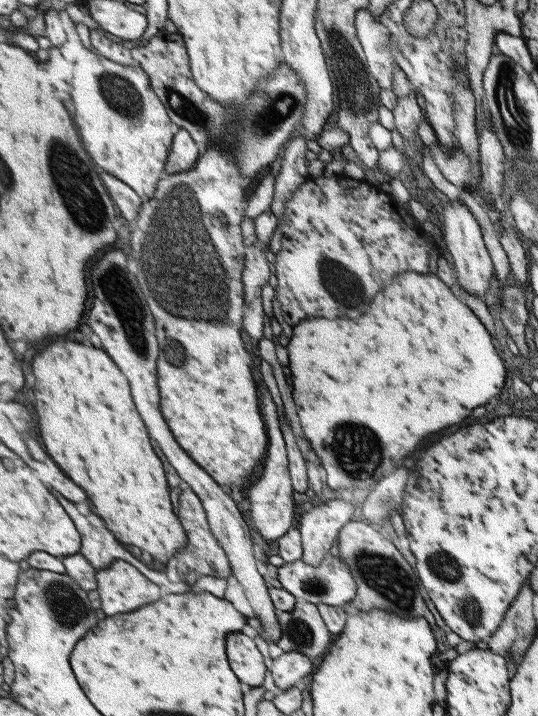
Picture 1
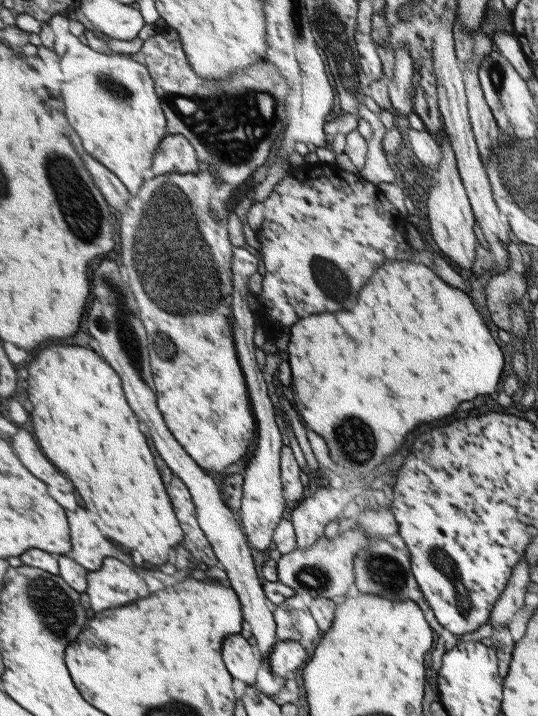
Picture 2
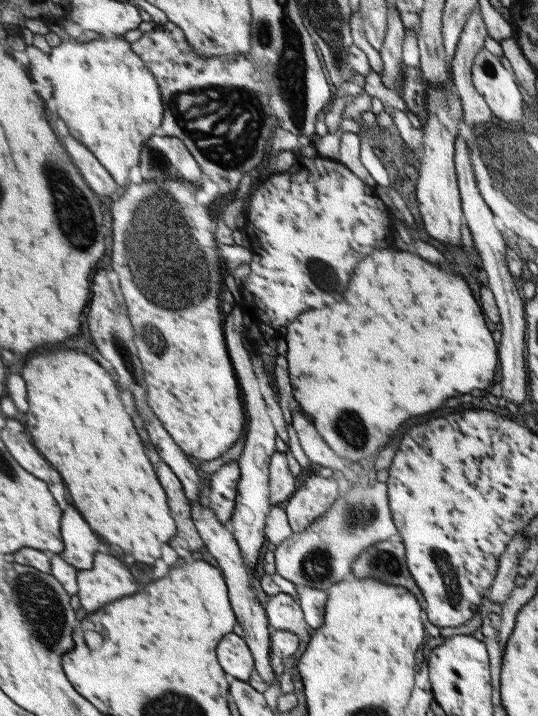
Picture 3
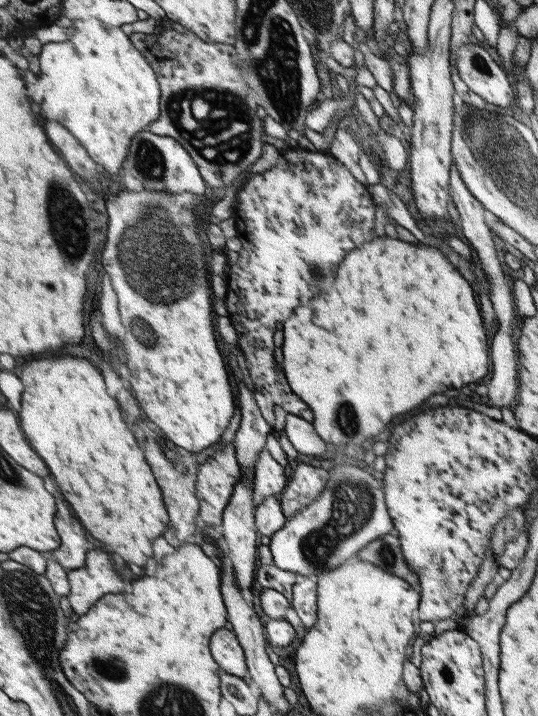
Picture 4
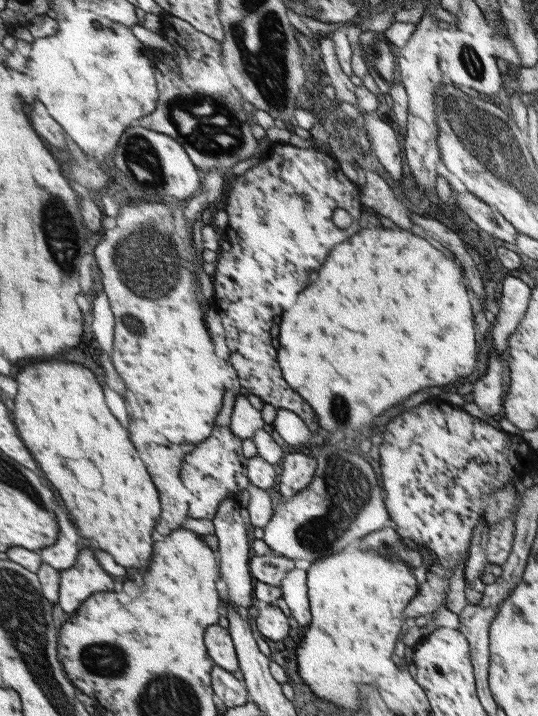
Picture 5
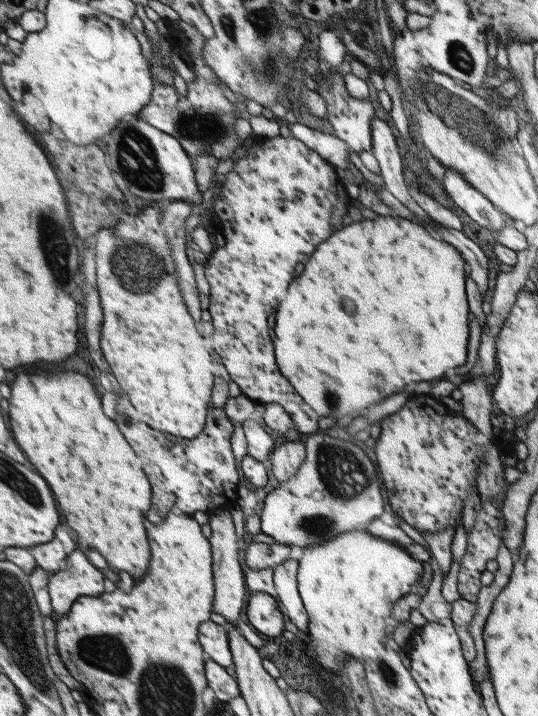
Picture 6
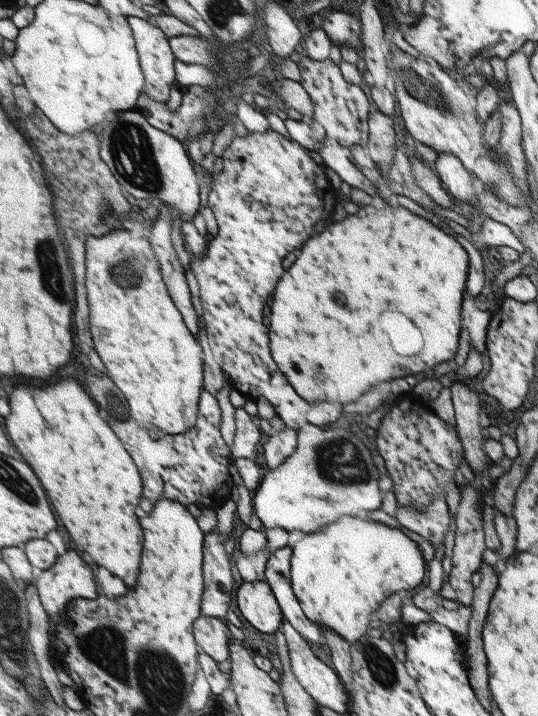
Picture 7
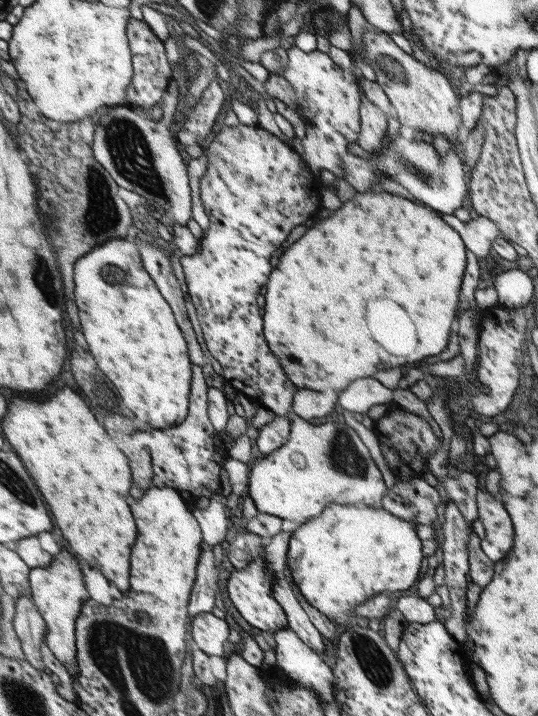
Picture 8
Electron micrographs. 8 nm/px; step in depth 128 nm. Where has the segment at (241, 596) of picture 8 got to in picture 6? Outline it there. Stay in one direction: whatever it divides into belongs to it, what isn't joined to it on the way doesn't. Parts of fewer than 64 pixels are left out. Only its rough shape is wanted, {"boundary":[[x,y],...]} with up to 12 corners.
{"boundary":[[250,592],[246,611],[261,634],[285,630],[278,601]]}

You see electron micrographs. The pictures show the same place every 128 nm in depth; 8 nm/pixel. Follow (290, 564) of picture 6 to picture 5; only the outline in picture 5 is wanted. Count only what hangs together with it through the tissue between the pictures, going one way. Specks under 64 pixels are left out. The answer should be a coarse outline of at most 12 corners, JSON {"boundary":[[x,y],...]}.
{"boundary":[[294,567],[282,578],[282,596],[300,626],[312,620],[308,572]]}

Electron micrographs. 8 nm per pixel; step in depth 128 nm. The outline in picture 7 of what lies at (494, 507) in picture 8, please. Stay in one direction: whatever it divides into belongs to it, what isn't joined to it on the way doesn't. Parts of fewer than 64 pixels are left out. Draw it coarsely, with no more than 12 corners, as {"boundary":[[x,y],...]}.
{"boundary":[[498,509],[494,528],[502,547],[484,550],[484,563],[502,565],[512,558],[517,539],[514,518]]}

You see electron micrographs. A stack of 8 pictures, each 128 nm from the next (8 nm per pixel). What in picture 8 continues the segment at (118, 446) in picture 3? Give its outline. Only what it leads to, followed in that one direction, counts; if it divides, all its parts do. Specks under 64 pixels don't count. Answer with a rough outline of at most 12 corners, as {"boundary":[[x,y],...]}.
{"boundary":[[72,388],[4,430],[74,554],[128,591],[126,456]]}

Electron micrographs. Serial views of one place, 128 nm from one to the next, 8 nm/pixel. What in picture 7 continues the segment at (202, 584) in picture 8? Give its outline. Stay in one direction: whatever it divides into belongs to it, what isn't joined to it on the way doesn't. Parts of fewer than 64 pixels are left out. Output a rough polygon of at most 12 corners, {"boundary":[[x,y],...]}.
{"boundary":[[218,532],[205,542],[201,614],[228,618],[236,590]]}

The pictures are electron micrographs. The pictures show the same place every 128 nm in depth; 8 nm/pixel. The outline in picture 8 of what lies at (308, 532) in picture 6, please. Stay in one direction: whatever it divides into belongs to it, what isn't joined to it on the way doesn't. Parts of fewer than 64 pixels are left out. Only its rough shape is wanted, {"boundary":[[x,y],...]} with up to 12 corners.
{"boundary":[[292,413],[249,464],[258,511],[302,524],[387,488],[358,434]]}

